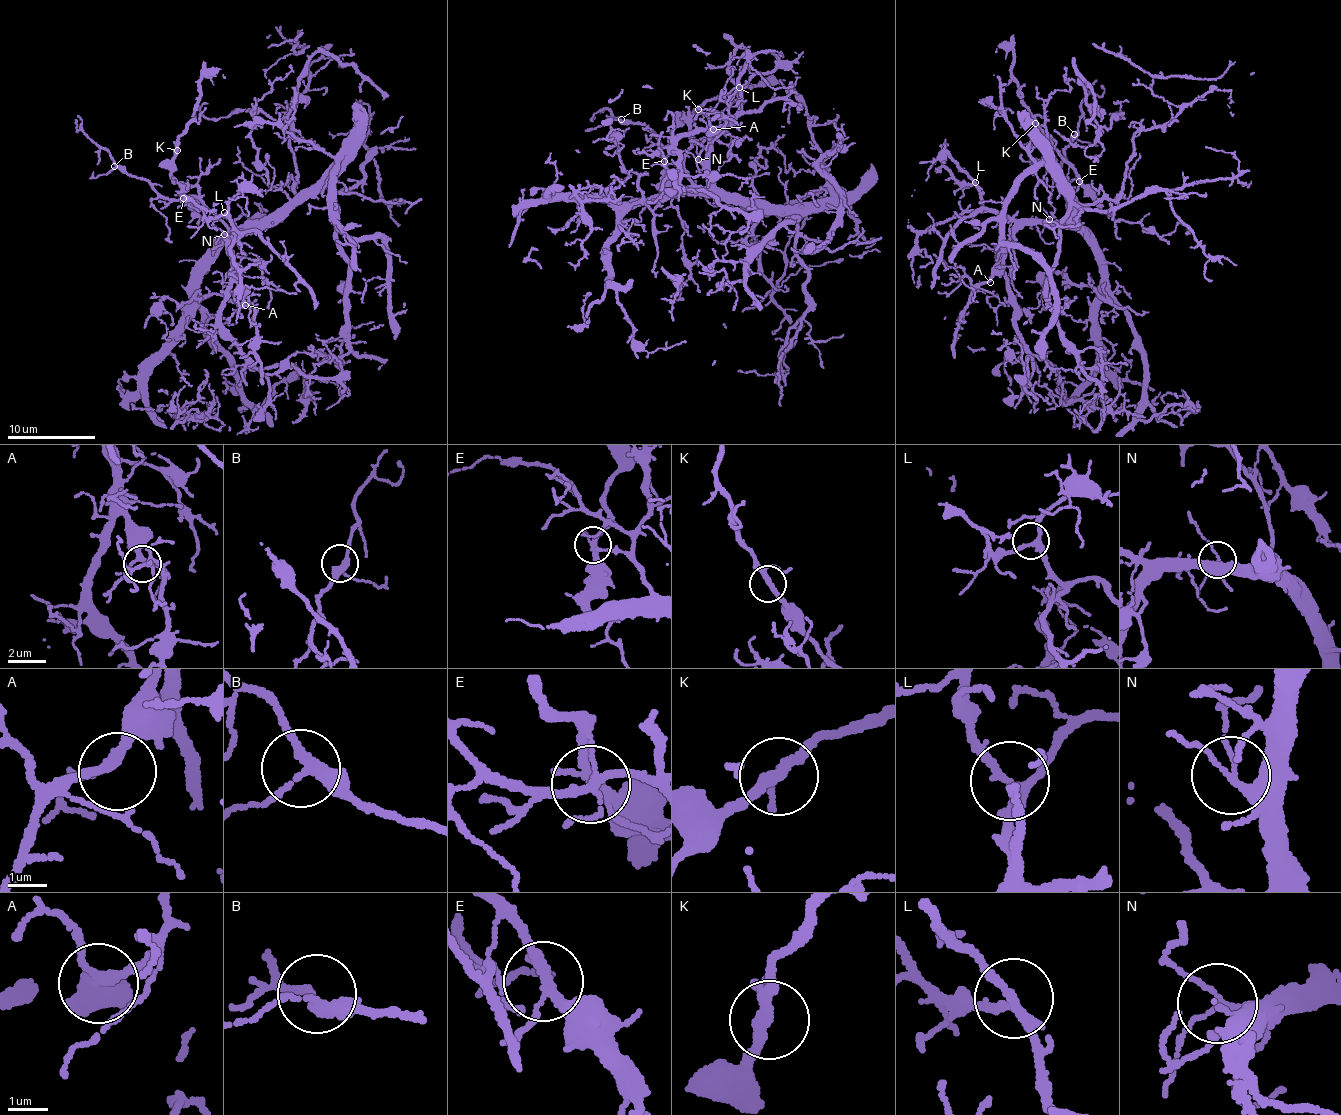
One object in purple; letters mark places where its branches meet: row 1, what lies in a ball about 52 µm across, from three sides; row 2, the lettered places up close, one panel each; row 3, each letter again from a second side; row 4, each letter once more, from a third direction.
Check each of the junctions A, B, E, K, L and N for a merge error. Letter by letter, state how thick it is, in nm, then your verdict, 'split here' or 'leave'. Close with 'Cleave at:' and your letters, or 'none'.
A: calibre 220 nm; leave
B: calibre 240 nm; leave
E: calibre 220 nm; split here
K: calibre 240 nm; leave
L: calibre 220 nm; leave
N: calibre 160 nm; leave
Cleave at: E

